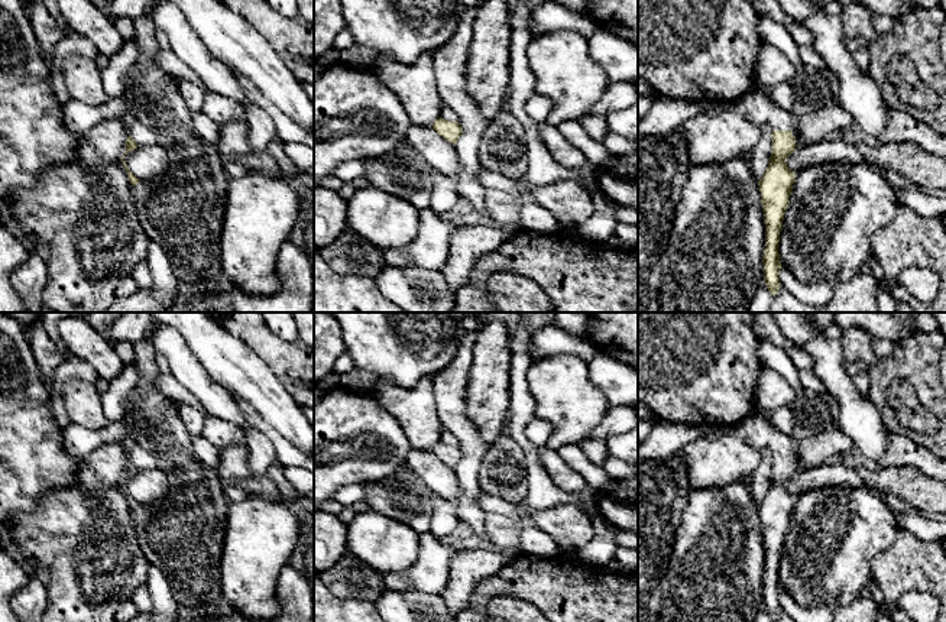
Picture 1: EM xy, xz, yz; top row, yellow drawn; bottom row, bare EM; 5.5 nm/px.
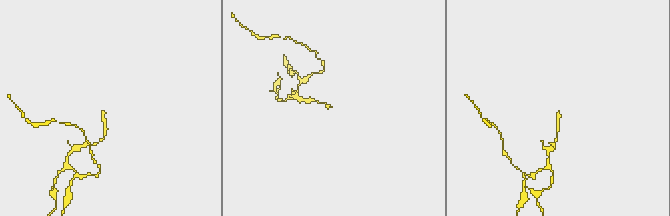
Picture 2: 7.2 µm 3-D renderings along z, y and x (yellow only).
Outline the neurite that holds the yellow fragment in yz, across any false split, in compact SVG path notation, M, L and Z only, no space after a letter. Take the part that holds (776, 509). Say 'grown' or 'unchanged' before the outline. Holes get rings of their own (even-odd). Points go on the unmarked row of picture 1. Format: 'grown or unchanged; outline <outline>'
grown; outline M757 412L748 415L732 430L738 438L752 448L768 448L772 453L770 486L758 509L765 547L764 606L771 619L775 619L781 609L778 603L781 593L778 577L780 555L796 500L785 487L785 483L796 472L796 461L791 457L796 443L793 437L781 433L772 422Z

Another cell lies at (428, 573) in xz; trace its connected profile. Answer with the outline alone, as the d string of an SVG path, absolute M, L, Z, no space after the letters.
M431 532L419 534L418 558L405 570L383 574L383 586L391 592L419 590L440 595L447 584L450 561L460 550Z

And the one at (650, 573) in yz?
M678 453L665 460L638 459L638 622L660 622L661 580L690 492Z

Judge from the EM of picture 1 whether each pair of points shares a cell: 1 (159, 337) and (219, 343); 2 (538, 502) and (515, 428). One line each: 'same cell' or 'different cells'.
1: different cells
2: same cell

